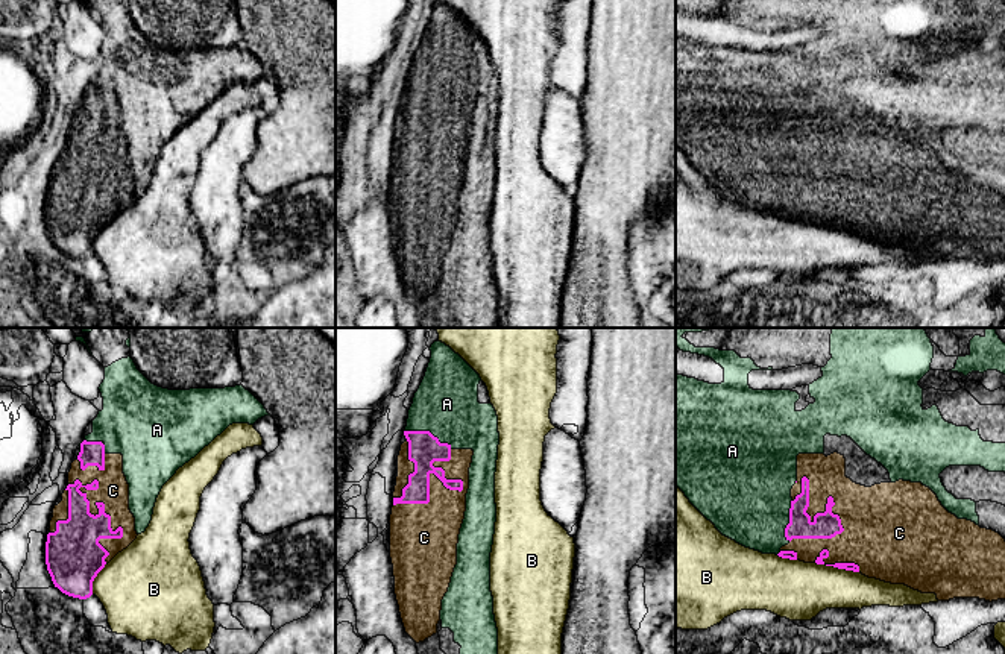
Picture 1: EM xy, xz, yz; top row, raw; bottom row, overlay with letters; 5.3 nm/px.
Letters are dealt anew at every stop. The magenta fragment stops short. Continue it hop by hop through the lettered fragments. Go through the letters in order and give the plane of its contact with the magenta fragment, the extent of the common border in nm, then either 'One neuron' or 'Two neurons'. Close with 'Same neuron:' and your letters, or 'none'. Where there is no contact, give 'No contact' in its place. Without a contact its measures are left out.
A: Touches magenta in xz. Shared border 280 nm. Two neurons
B: Touches magenta in yz. Shared border 240 nm. One neuron
C: Touches magenta in xy. Shared border 480 nm. Two neurons
Same neuron: B

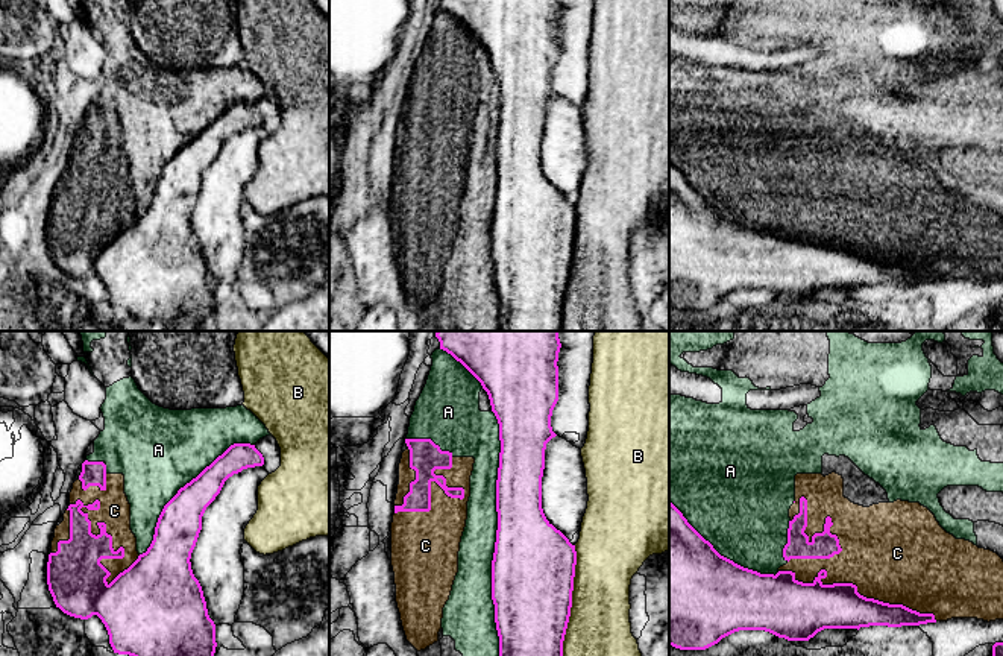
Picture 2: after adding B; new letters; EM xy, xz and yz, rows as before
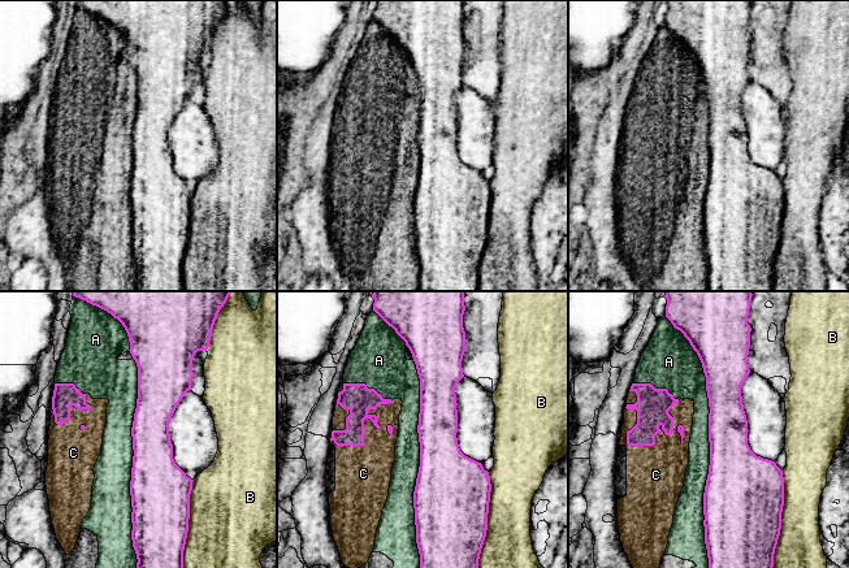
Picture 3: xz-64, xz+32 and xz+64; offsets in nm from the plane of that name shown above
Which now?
A: Touches magenta in xz. Shared border 1300 nm. Two neurons
B: Touches magenta in xz. Shared border 600 nm. Two neurons
C: Touches magenta in xy. Shared border 500 nm. Two neurons
Same neuron: none

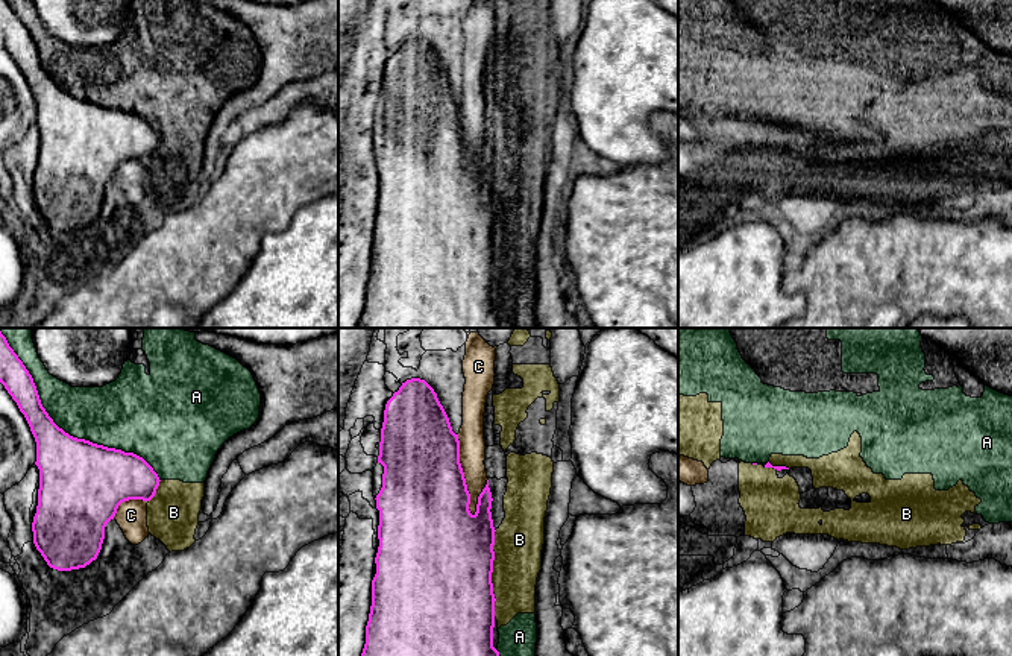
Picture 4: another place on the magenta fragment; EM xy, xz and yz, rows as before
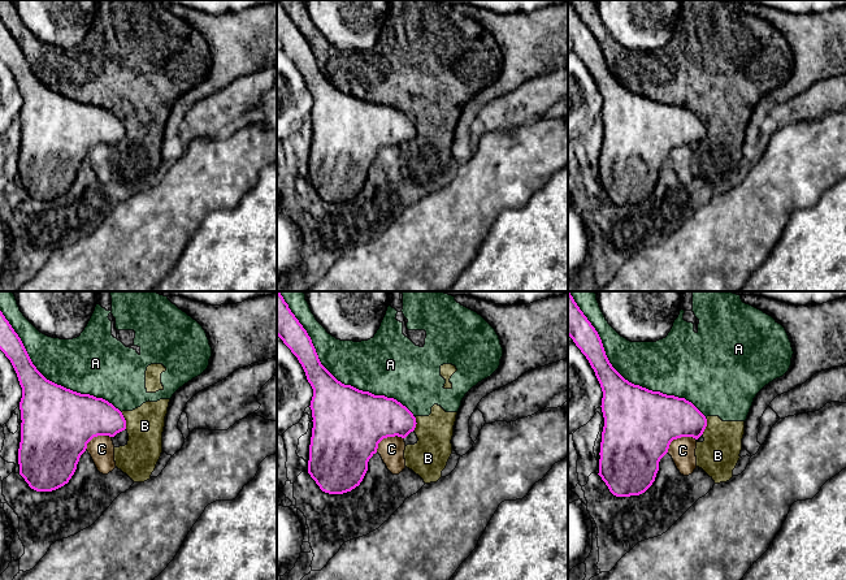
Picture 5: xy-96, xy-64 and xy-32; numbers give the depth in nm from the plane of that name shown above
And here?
A: Touches magenta in xy. Shared border 1150 nm. Two neurons
B: Touches magenta in xz. Shared border 460 nm. One neuron
C: Touches magenta in xz. Shared border 440 nm. Two neurons
Same neuron: B

